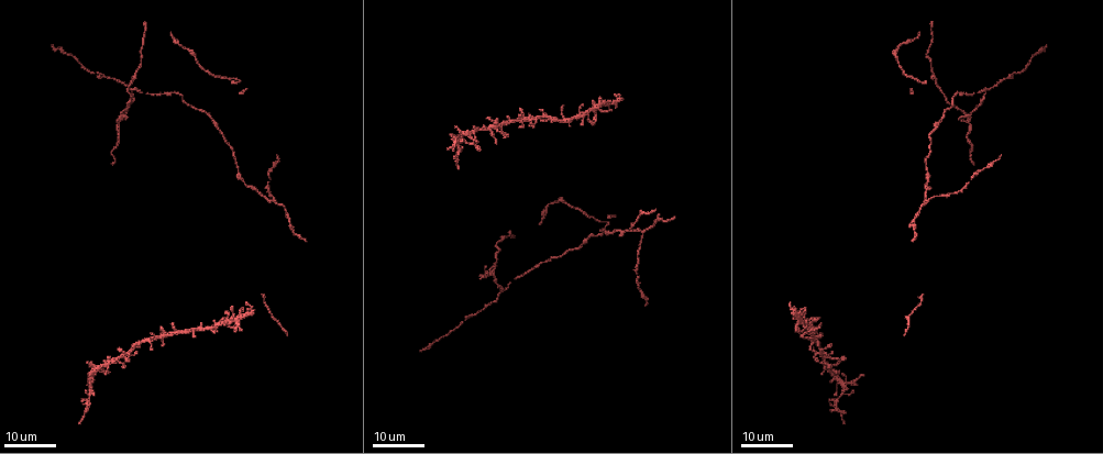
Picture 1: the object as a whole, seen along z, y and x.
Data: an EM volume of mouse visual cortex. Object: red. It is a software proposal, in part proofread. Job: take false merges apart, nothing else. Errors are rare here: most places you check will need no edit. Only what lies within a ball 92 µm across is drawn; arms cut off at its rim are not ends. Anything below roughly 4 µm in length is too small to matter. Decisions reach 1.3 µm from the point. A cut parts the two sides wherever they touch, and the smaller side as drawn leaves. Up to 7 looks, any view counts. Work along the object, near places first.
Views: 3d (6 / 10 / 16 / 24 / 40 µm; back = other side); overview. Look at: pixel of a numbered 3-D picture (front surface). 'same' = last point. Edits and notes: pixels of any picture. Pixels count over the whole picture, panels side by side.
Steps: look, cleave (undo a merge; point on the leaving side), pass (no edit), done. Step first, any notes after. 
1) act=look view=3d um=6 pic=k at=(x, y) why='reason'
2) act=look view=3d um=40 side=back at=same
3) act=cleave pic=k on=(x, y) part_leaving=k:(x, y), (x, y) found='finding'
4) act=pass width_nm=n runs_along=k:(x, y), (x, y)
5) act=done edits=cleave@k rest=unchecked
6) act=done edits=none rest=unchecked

act=look view=3d um=24 pic=1 at=(133, 89) why='three arms meet'

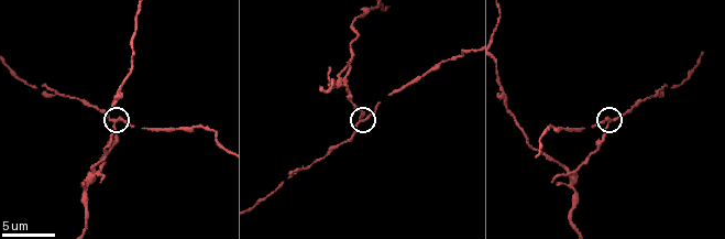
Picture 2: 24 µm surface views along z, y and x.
act=look view=3d um=6 pic=2 at=(114, 119)

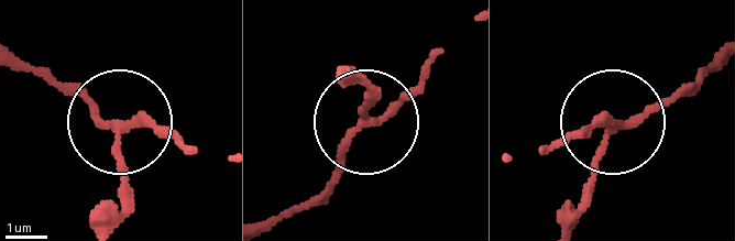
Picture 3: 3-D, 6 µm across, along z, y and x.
act=cleave pic=3 on=(128, 189) arms=3 part_leaving=3:(114, 132), (125, 182), (118, 223) found='a second neuron is stuck on'

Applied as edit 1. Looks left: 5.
act=look view=overview why='see it whole again'

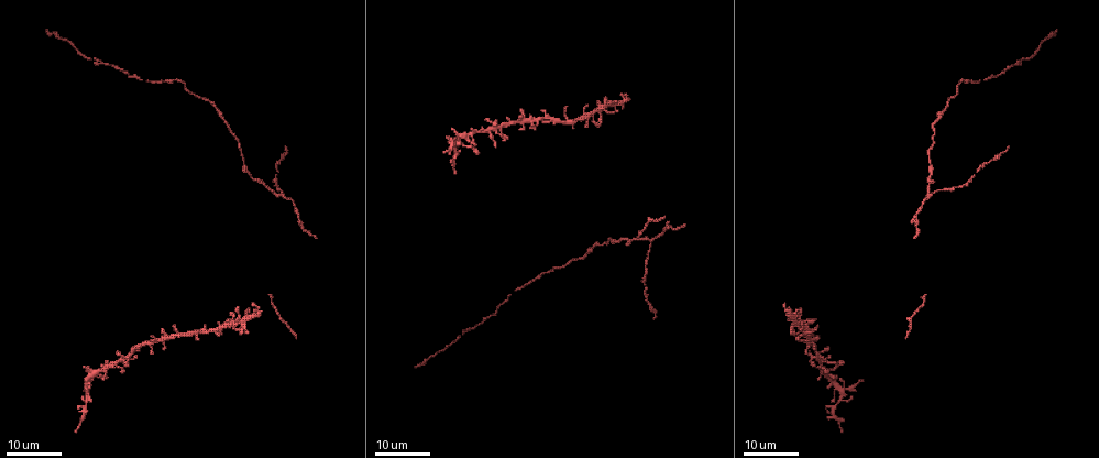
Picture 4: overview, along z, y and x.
act=look view=3d um=24 pic=4 at=(281, 194) why='three-way junction'

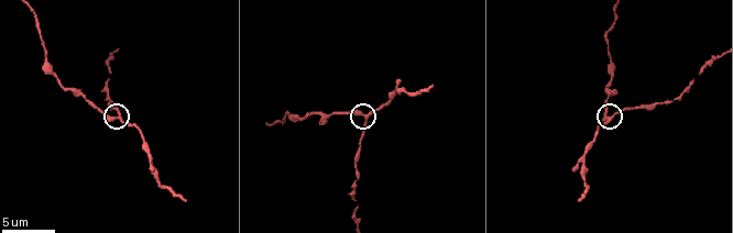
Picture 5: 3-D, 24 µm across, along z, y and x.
act=look view=3d um=10 pic=5 at=(613, 115)

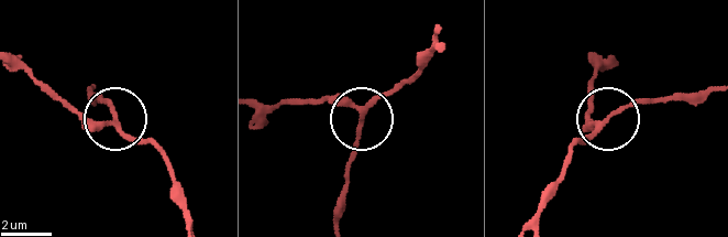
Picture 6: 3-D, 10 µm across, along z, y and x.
act=pass side_arm_um=20 arms=3 found='continuous, no second neuron'

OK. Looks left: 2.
act=look view=3d um=24 pic=4 at=(600, 111)

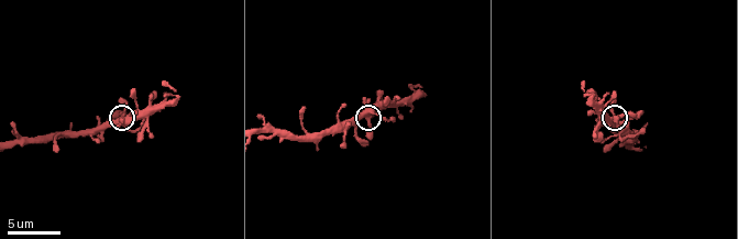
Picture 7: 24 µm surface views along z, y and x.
act=look view=3d um=6 pic=7 at=(367, 119)

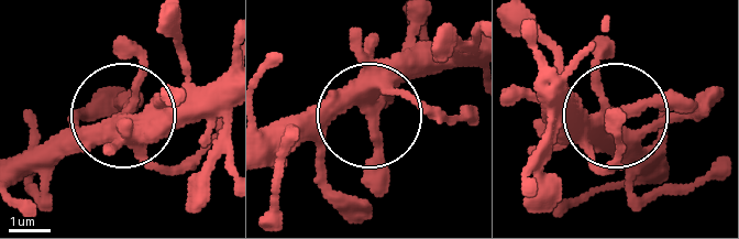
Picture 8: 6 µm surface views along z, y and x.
act=pass width_nm=240 found='continuous, no second neuron'

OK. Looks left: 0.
act=done edits=cleave@3 rest=unchecked

